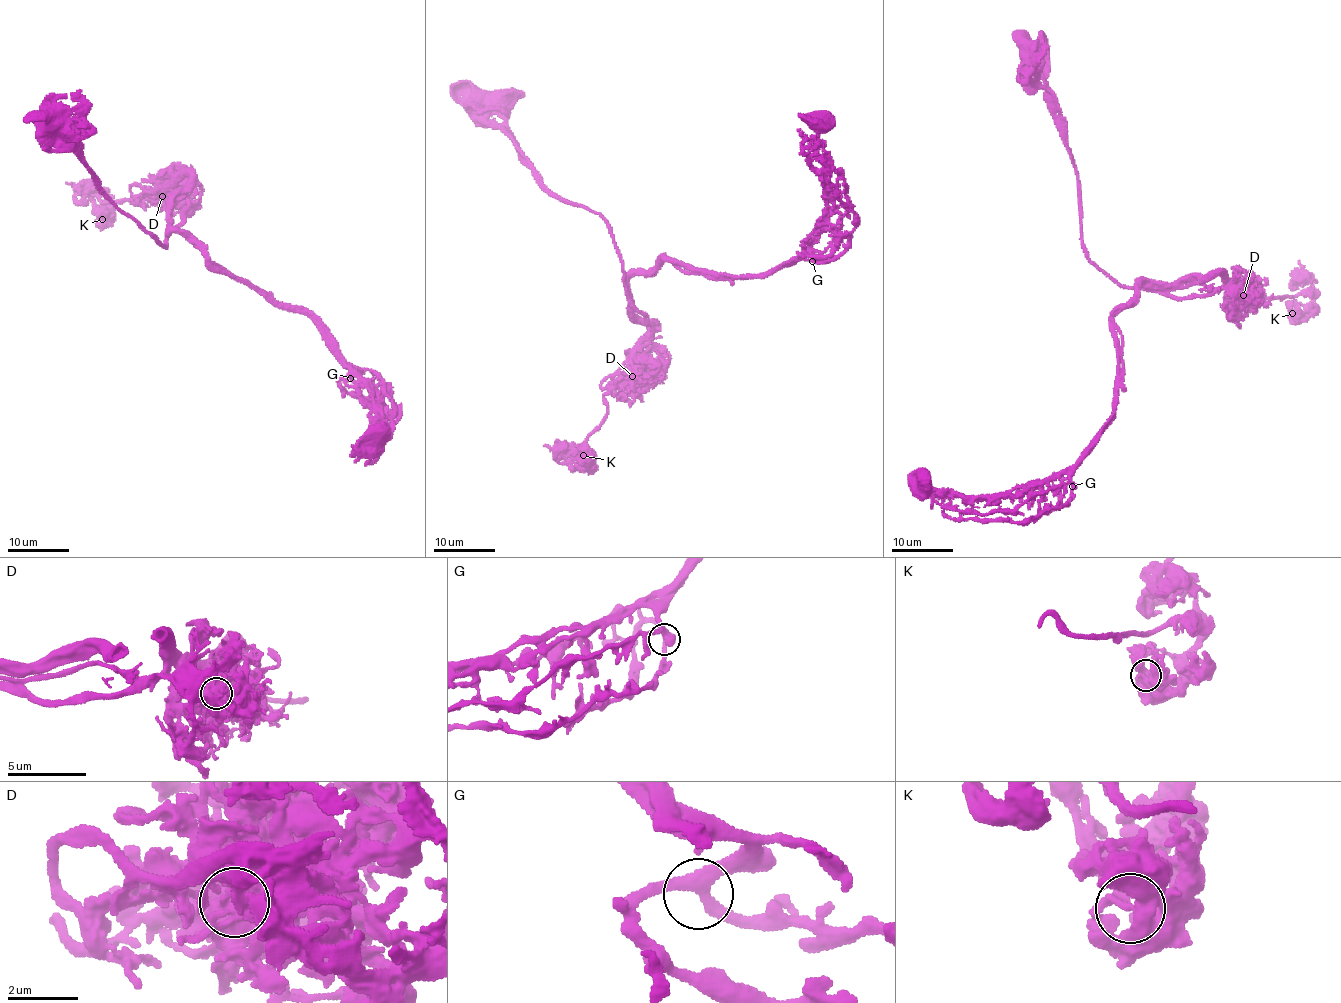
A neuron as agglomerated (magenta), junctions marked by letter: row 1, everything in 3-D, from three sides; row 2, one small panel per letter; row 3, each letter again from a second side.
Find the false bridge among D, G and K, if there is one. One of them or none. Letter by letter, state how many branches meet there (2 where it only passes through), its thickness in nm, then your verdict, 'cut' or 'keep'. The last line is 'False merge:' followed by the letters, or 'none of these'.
D: 2 branches meet; 750 nm thick; cut
G: 3 branches meet; 300 nm thick; keep
K: 3 branches meet; 480 nm thick; keep
False merge: D

